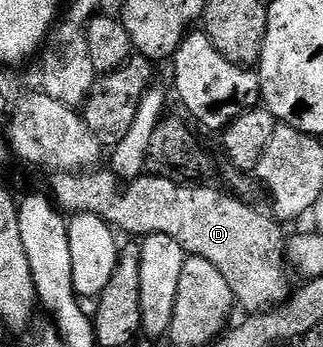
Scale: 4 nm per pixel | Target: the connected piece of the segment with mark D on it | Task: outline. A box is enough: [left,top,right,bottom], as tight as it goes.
[50,167,294,314]

